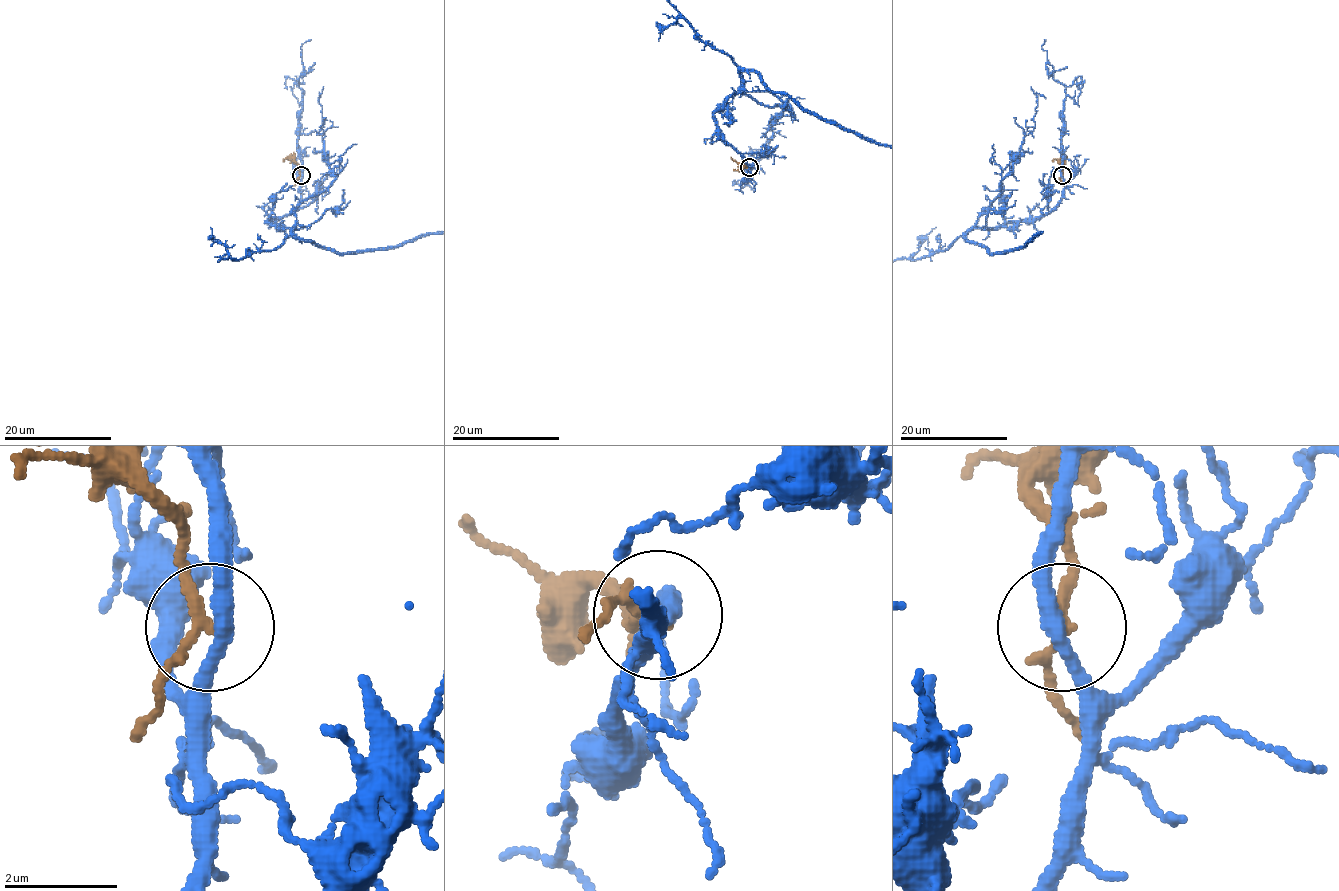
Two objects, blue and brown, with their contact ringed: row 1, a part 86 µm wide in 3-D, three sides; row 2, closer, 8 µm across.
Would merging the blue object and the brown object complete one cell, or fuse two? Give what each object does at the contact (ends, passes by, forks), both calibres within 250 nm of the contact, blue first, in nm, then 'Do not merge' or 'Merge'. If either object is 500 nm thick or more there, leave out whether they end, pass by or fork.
At the ring blue passes by. At the ring brown passes by. Thickness 280 nm (blue) against 180 nm. Do not merge

